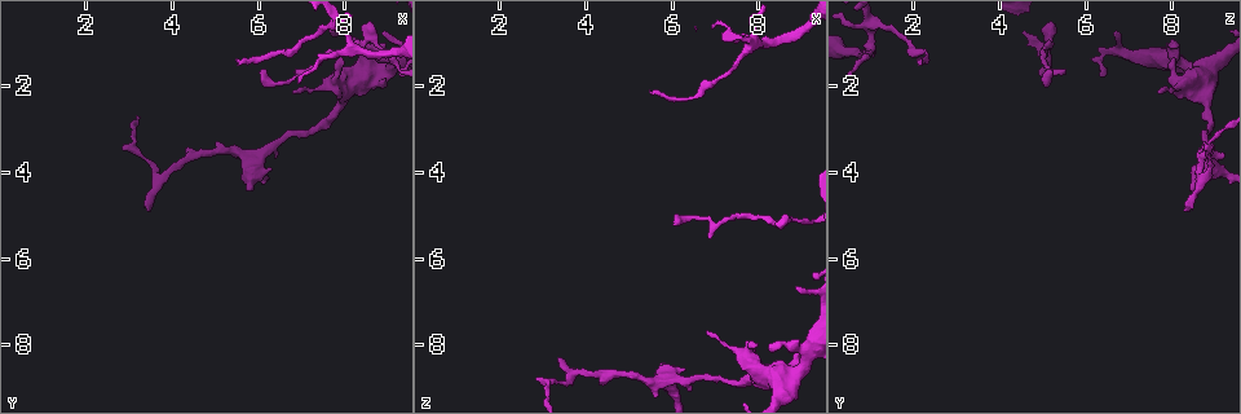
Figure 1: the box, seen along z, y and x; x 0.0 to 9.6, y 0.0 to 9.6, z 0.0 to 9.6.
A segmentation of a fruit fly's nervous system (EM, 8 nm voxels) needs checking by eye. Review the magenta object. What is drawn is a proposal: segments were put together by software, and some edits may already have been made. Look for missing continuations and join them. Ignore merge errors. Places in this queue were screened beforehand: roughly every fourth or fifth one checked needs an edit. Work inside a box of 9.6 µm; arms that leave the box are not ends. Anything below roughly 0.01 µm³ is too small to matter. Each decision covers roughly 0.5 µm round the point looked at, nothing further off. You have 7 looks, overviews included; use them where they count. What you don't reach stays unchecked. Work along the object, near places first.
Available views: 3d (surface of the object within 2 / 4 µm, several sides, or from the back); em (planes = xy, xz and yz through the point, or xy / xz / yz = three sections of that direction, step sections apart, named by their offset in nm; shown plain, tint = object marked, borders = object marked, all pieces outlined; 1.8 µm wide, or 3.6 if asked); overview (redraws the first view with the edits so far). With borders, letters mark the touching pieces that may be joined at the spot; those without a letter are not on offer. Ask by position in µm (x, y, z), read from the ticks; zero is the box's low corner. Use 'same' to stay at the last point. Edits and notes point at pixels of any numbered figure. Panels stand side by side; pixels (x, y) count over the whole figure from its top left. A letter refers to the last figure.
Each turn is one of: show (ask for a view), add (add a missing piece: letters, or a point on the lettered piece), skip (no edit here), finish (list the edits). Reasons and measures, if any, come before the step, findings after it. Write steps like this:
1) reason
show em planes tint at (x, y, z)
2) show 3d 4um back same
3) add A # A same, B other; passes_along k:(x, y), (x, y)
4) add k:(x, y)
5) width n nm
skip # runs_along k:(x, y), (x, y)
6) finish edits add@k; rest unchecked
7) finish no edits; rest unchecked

tapers out
show em xz step 16 plain at (6.75, 2.15, 7.75)

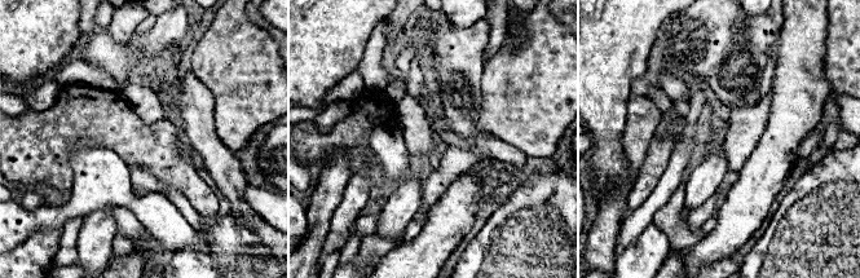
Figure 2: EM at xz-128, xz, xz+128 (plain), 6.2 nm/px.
see the neighbours
show em xz step 16 borders same

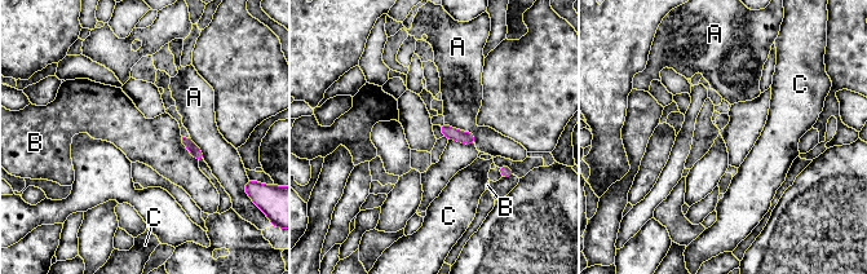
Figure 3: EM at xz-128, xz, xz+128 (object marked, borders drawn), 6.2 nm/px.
longest_contact A 240 nm
skip # A other, B other, C other; border 3:(181, 137), (185, 147), (198, 160); none of them fits

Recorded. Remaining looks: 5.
free end
show em 3.6um planes tint at (6.05, 1.60, 5.25)

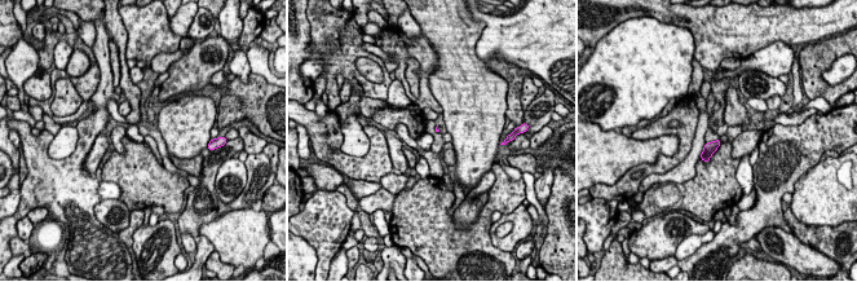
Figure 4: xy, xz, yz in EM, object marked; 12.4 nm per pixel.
show em 3.6um planes borders same

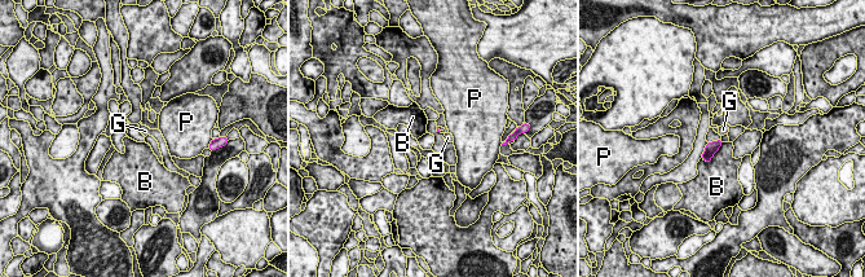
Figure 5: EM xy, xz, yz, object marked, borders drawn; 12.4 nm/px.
longest_contact B 340 nm
skip # B other, G other, P other; no lettered piece goes on from it

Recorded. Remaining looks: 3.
thin end
show em planes plain at (3.45, 4.90, 8.25)

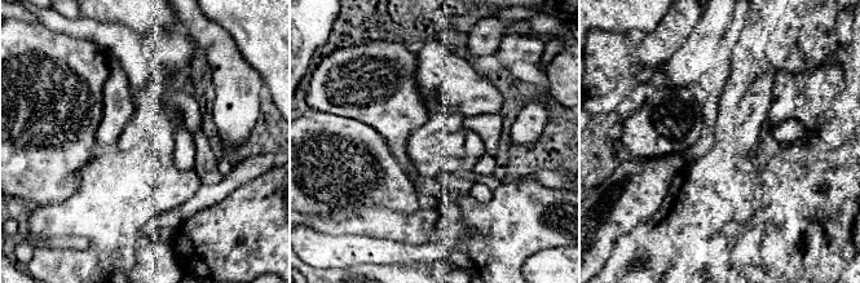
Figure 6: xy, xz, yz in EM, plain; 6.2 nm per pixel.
what lies round it
show em planes borders same

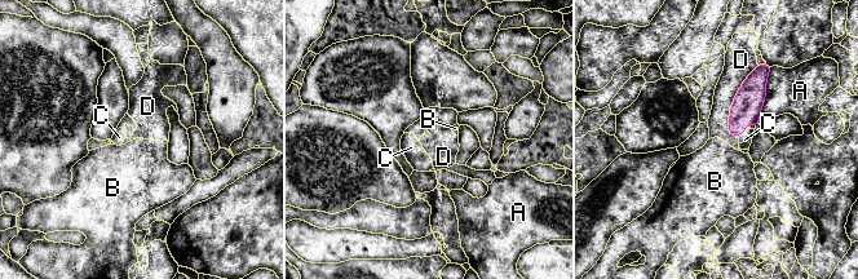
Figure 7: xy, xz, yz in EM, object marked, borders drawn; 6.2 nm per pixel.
width 130 nm
add 7:(744, 140) # A other, B other, C same, D other; the neuron continues

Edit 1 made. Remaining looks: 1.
finish edits add@7; rest unchecked

